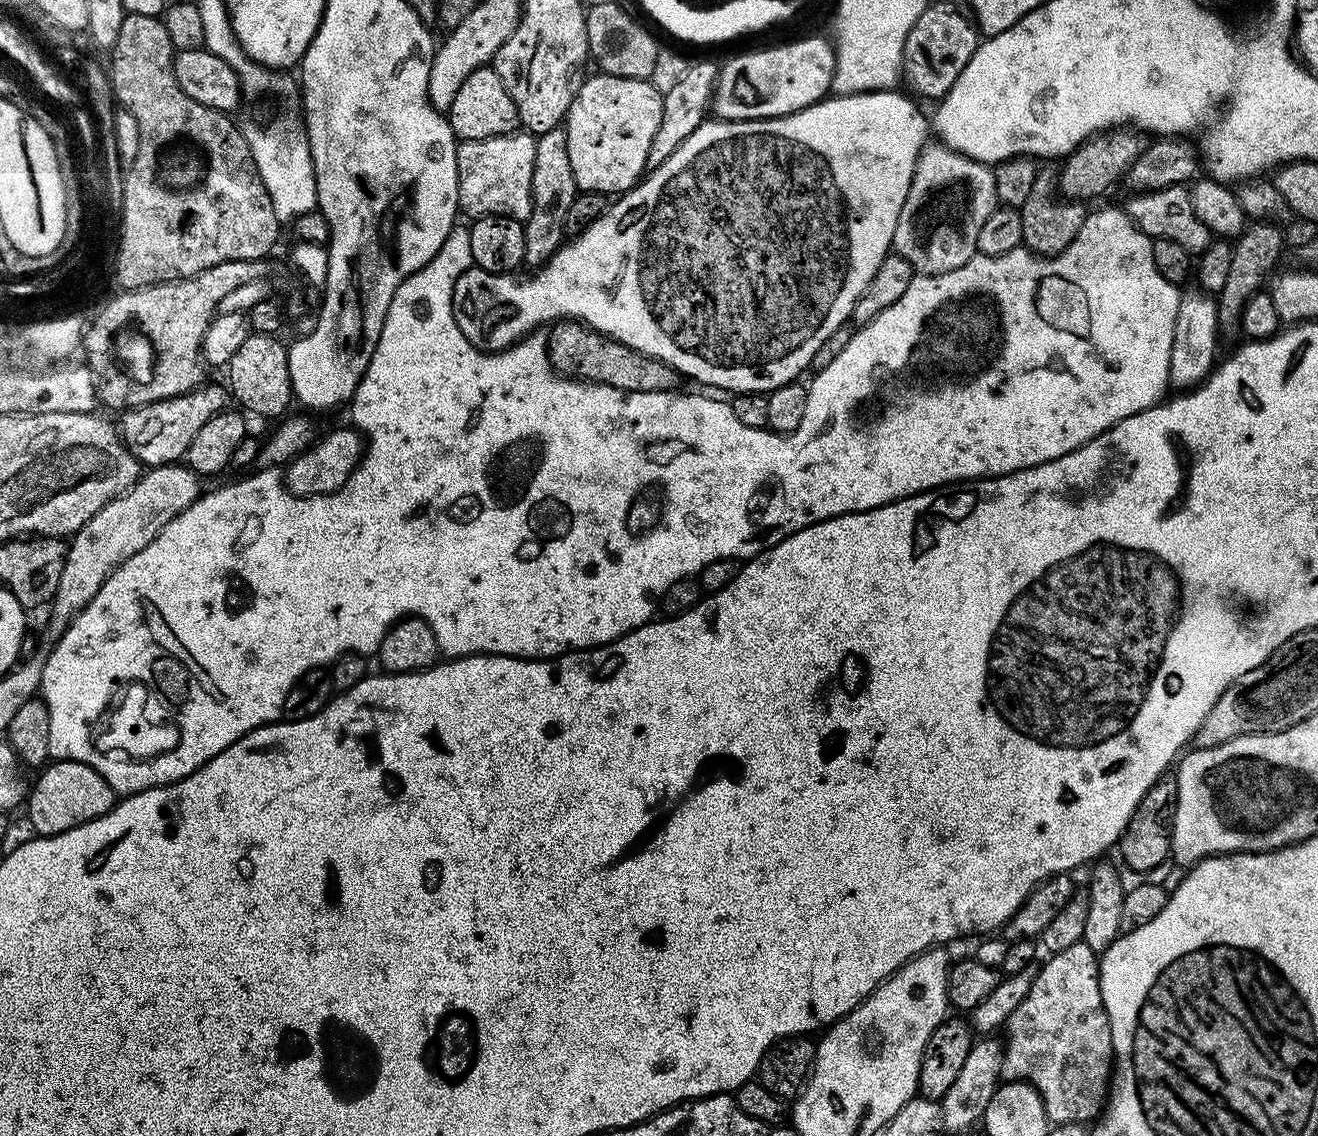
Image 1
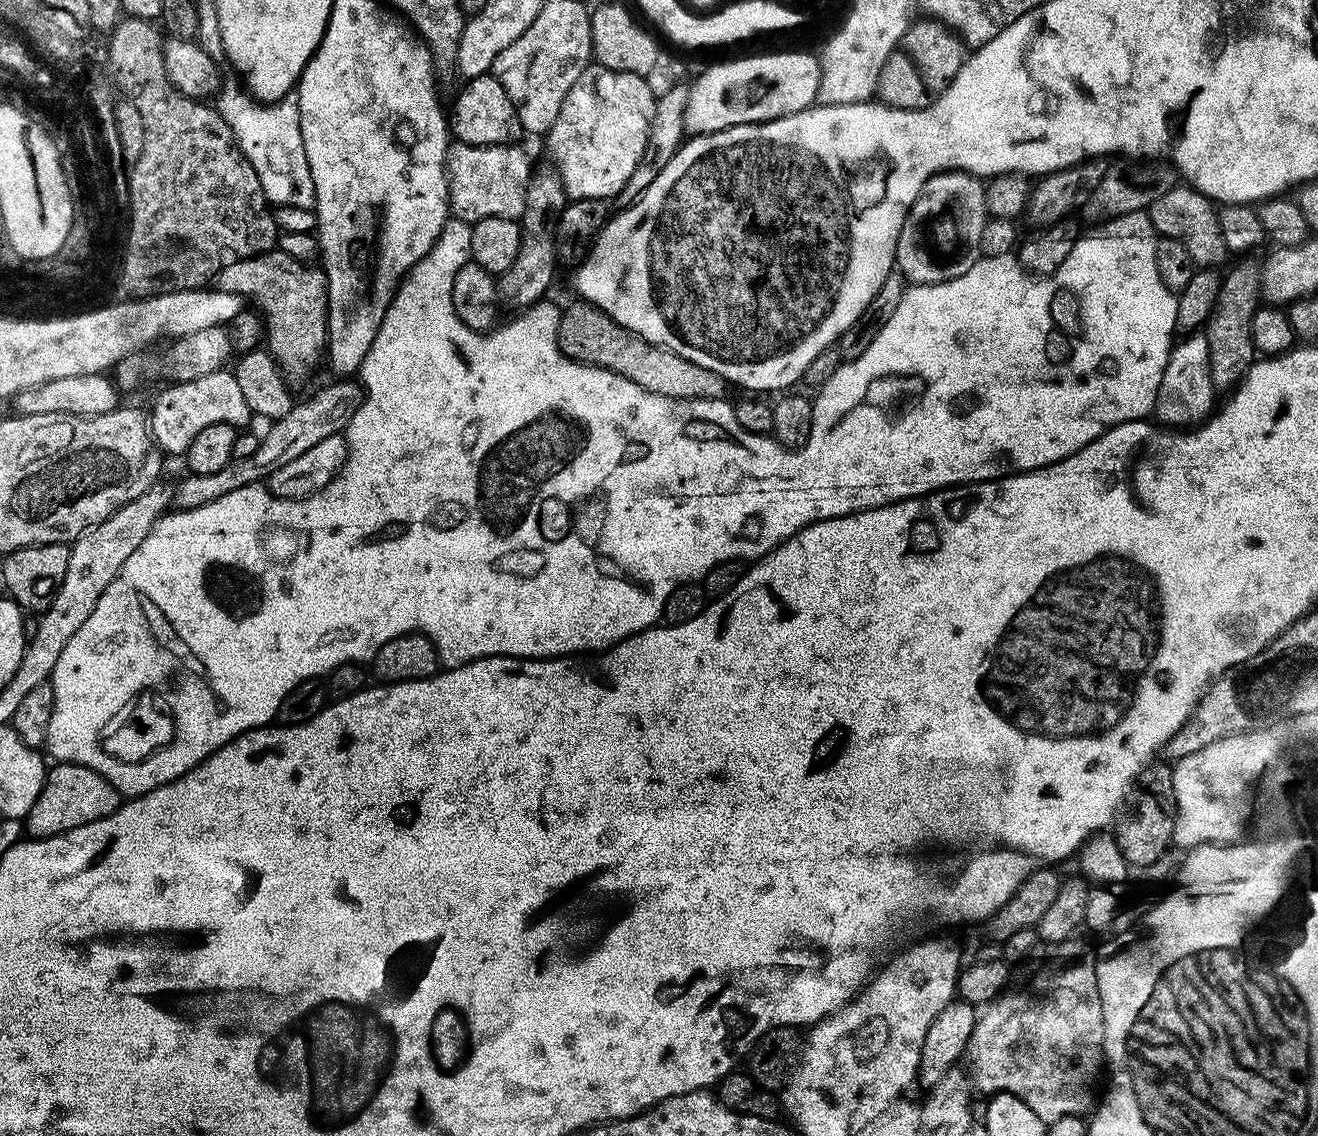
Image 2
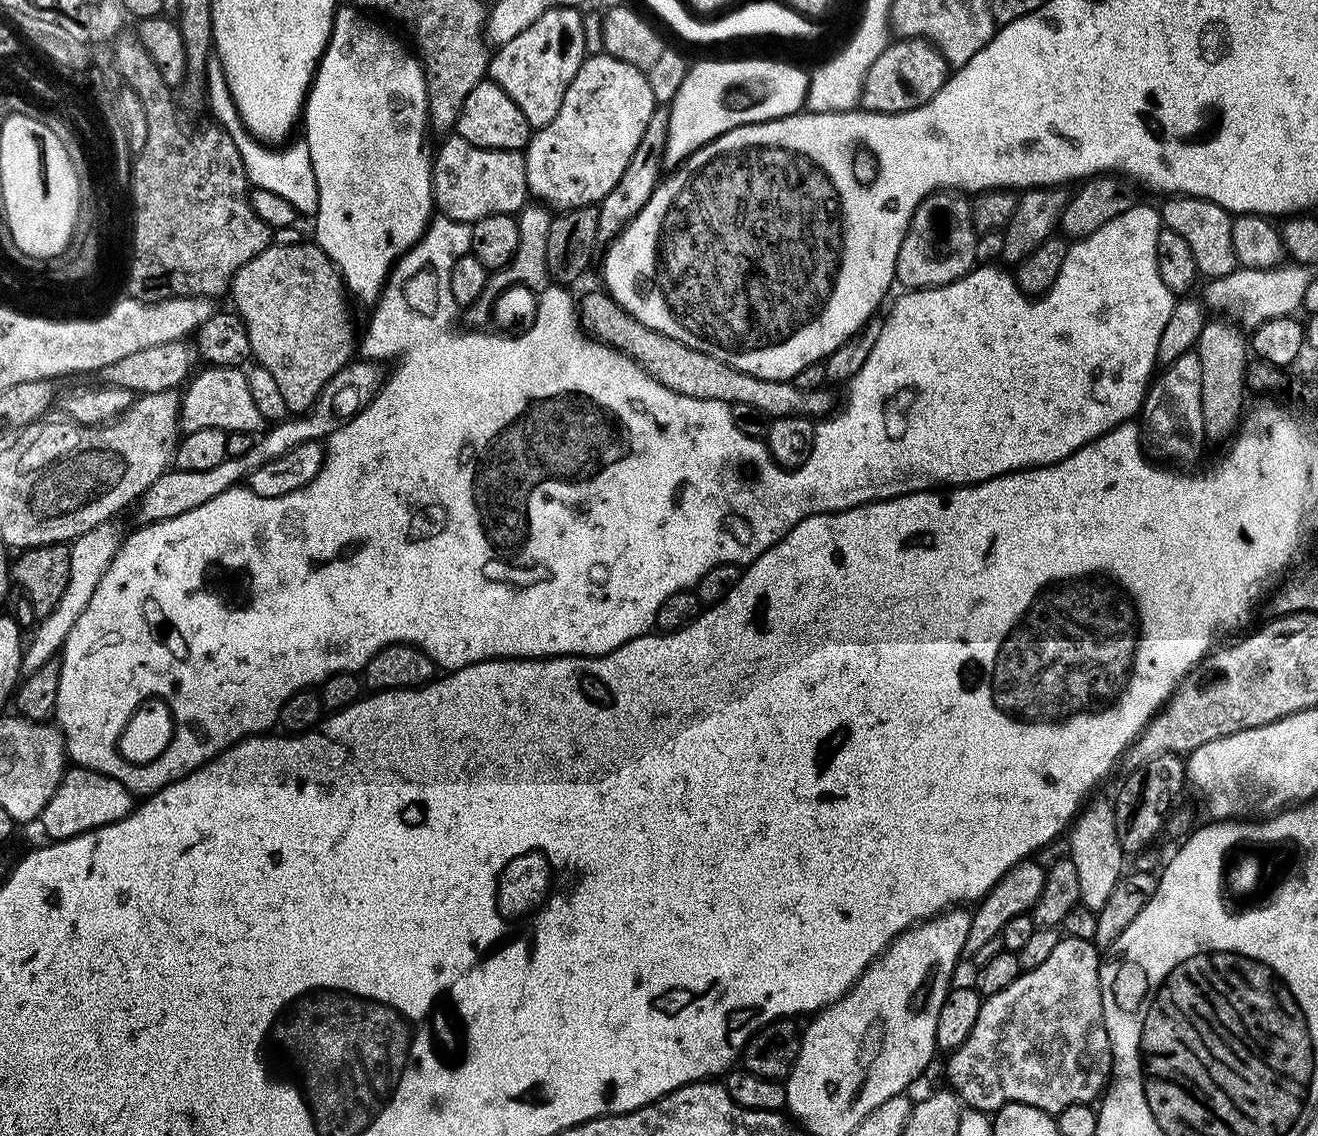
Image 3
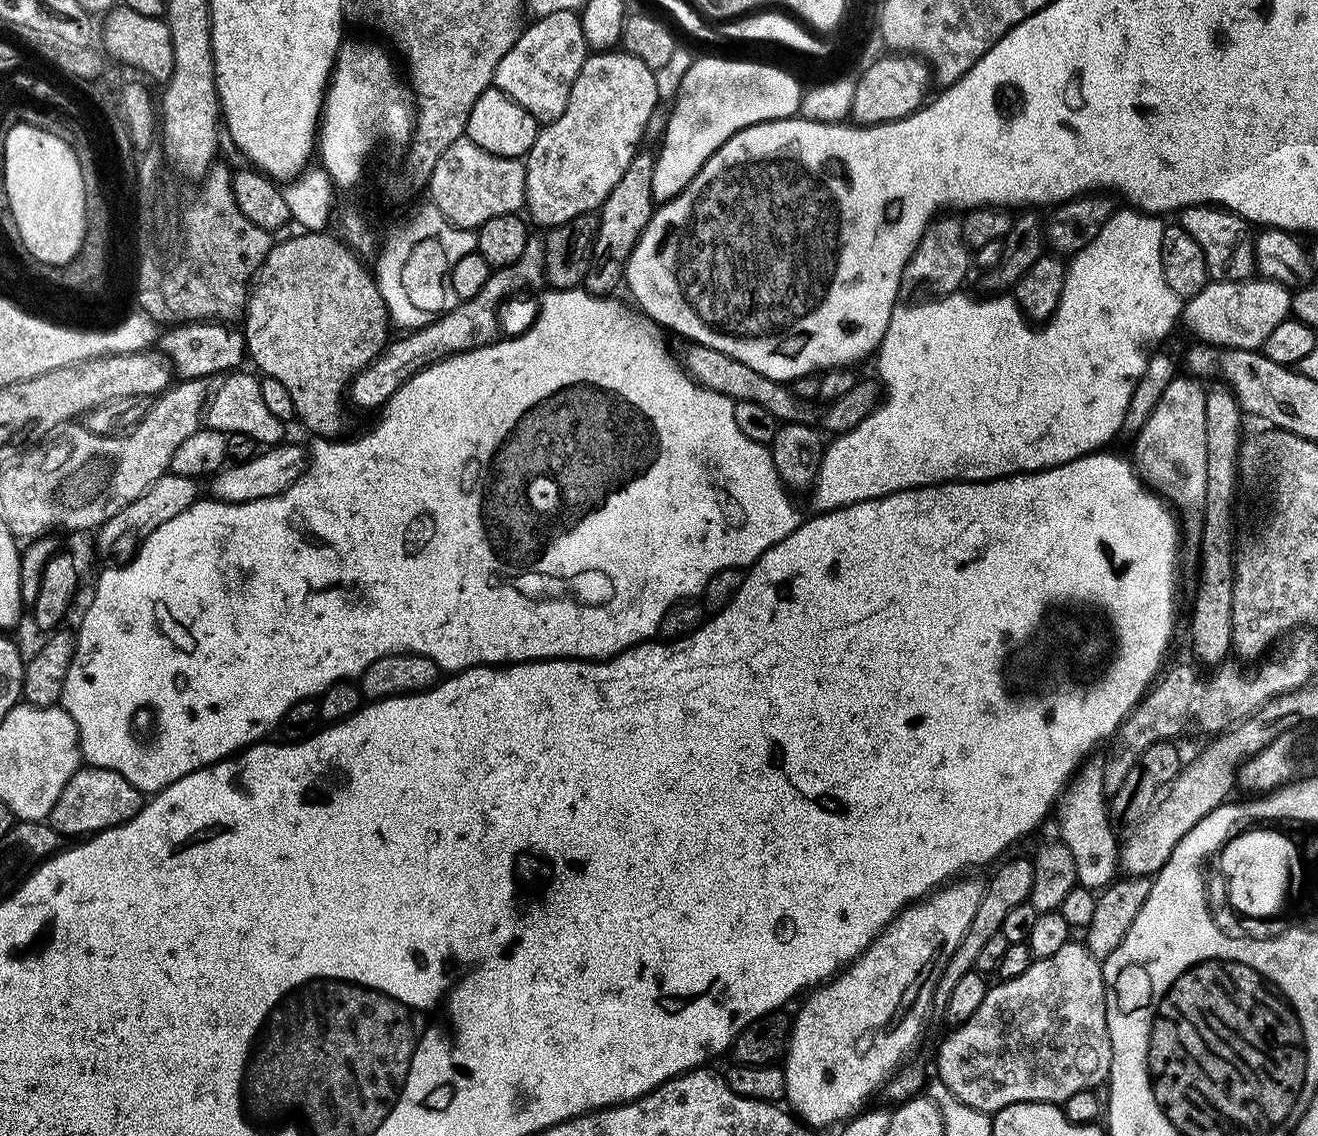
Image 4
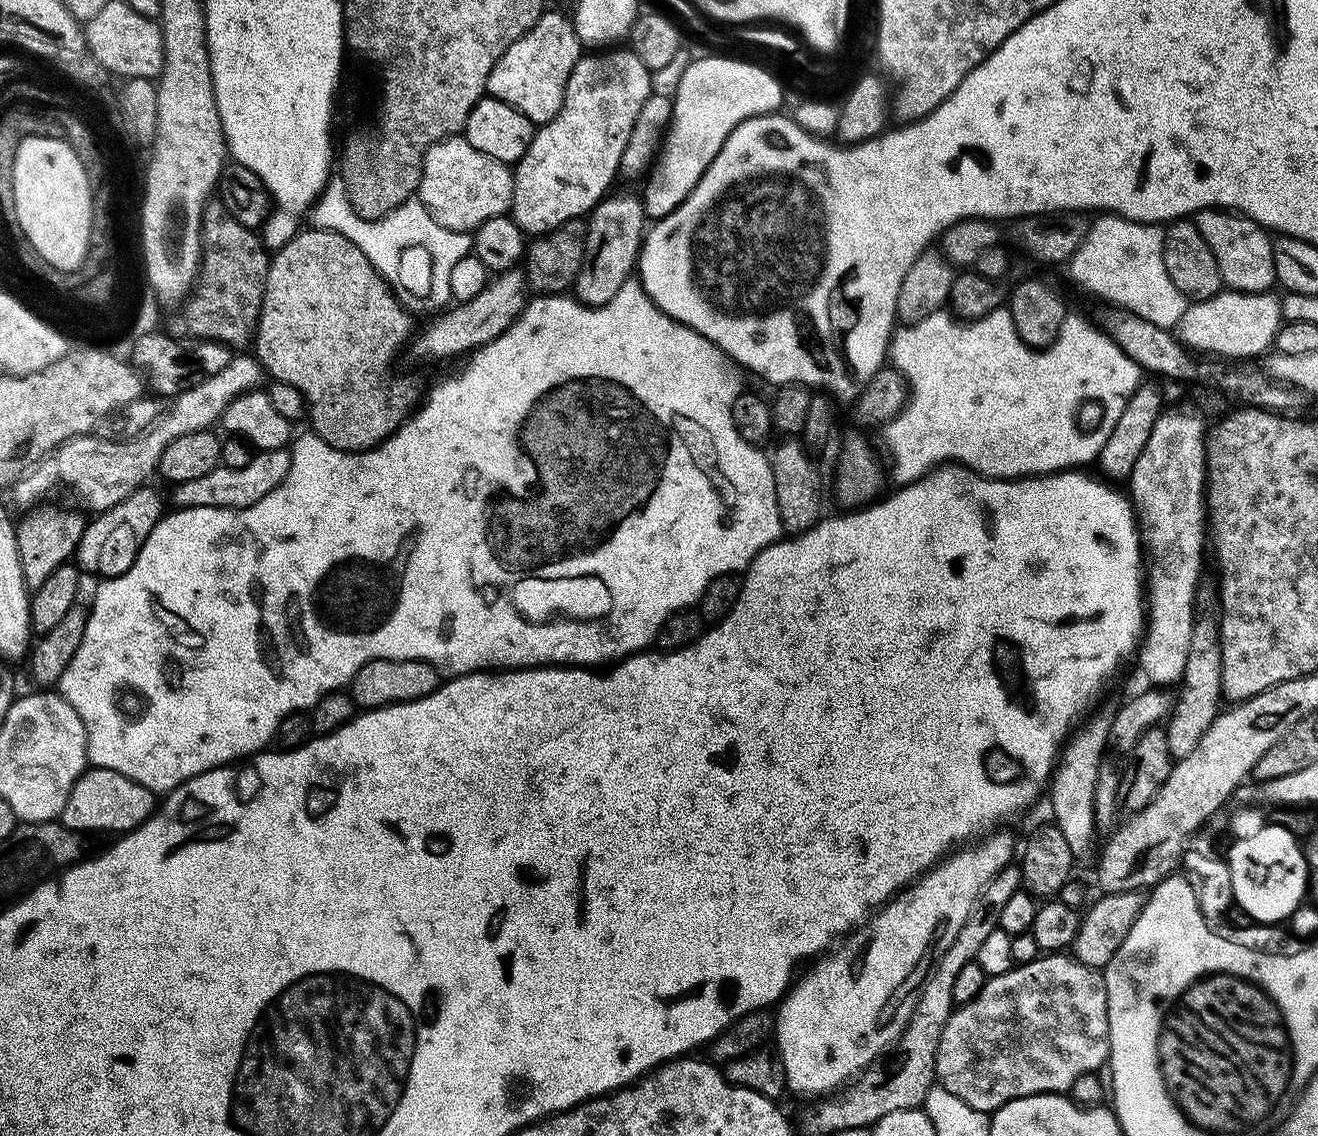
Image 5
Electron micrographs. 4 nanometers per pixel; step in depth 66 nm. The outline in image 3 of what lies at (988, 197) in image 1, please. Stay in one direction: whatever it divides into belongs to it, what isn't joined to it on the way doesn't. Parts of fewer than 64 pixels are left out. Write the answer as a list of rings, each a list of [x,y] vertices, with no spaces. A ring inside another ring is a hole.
[[[959,190],[933,192],[914,210],[896,259],[896,275],[913,289],[953,284],[977,267],[978,233],[972,221],[972,200]]]

